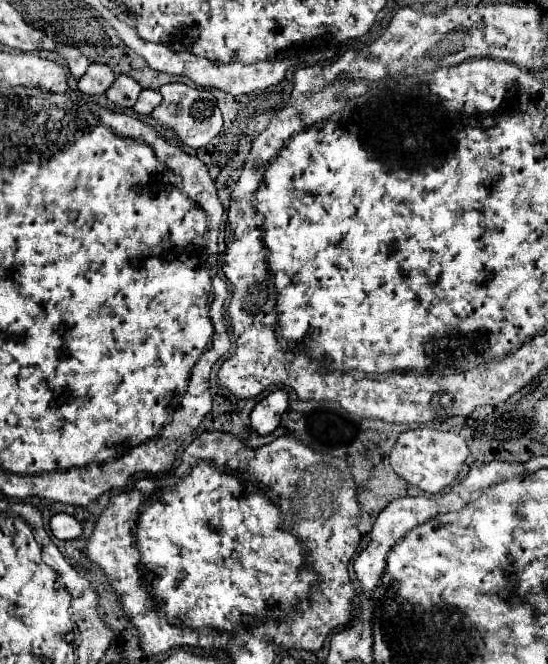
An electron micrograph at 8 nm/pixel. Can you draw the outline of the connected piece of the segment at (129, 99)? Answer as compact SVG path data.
M119 75L115 81L113 81L113 85L105 91L105 95L115 103L115 105L119 105L119 107L131 107L135 101L137 101L137 97L139 97L139 93L141 93L141 85L135 81L135 79L131 79L129 75Z

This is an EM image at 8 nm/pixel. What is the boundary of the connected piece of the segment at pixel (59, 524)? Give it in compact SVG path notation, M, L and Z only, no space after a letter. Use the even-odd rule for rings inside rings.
M57 513L51 517L51 533L57 537L57 539L75 539L83 533L81 525L77 523L75 517L67 515L67 513Z

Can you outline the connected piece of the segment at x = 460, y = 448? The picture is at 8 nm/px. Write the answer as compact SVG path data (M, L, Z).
M423 427L415 431L405 431L399 435L397 443L391 449L391 467L399 477L423 489L425 493L441 493L457 479L459 469L467 459L467 455L469 455L467 441L457 433Z

